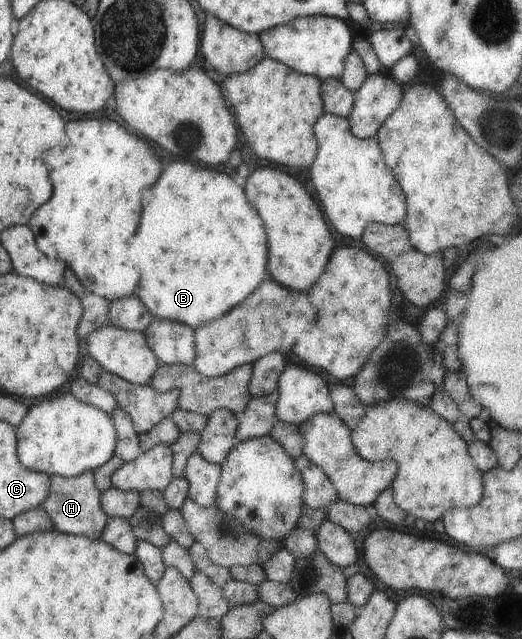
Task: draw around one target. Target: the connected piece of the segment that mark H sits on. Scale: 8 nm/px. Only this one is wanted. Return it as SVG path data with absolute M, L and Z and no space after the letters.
M92 470L86 471L77 477L50 476L50 497L41 506L49 514L58 531L81 535L95 540L100 540L105 532L106 524L109 523L109 516L102 509L101 491L96 487L94 473Z

